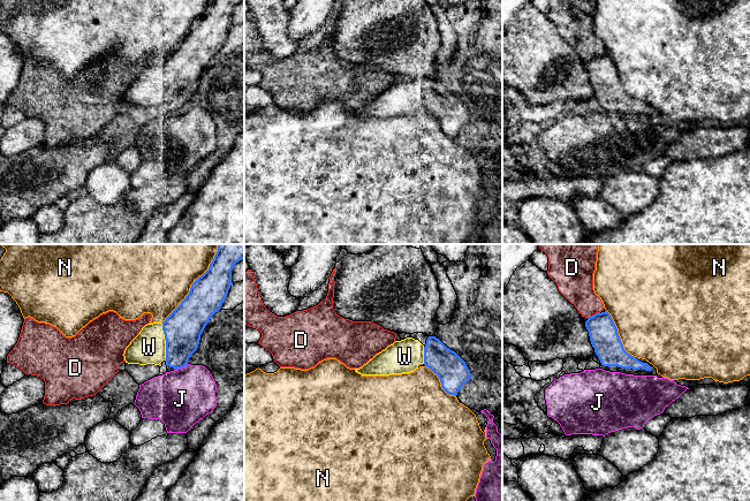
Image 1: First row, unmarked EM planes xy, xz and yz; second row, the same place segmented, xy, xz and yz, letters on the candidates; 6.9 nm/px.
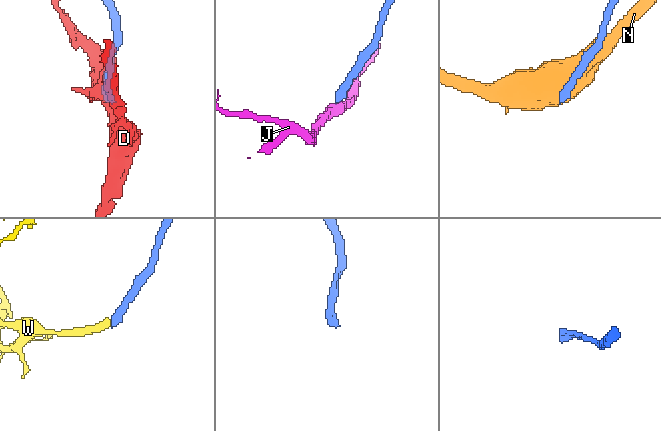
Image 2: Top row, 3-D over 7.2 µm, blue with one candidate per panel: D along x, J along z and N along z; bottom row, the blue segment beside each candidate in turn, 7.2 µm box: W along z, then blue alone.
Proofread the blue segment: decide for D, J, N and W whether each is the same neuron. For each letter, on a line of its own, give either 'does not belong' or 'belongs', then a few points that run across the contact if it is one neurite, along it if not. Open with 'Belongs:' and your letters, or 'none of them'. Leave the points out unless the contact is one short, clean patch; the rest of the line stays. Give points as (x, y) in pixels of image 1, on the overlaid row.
Belongs: W
D: does not belong
J: does not belong
N: does not belong
W: belongs

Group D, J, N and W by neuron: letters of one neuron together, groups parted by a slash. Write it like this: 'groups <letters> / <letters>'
groups D / J / N / W

